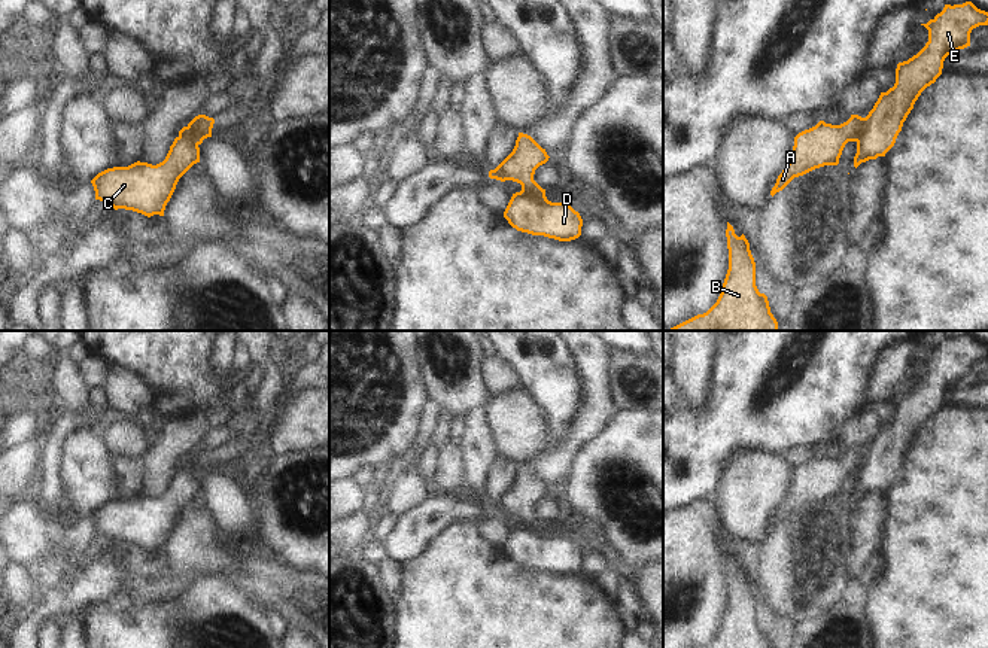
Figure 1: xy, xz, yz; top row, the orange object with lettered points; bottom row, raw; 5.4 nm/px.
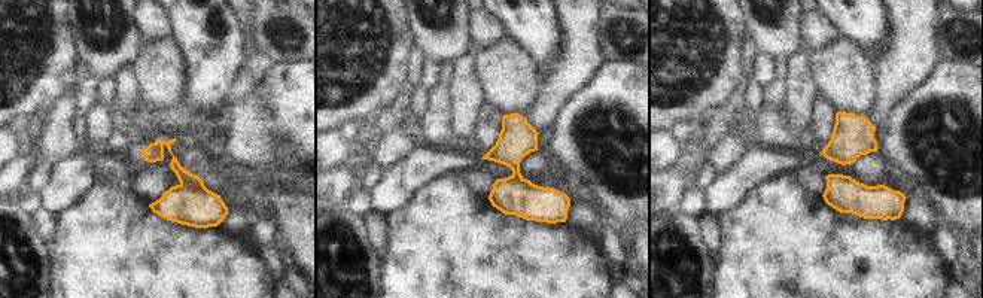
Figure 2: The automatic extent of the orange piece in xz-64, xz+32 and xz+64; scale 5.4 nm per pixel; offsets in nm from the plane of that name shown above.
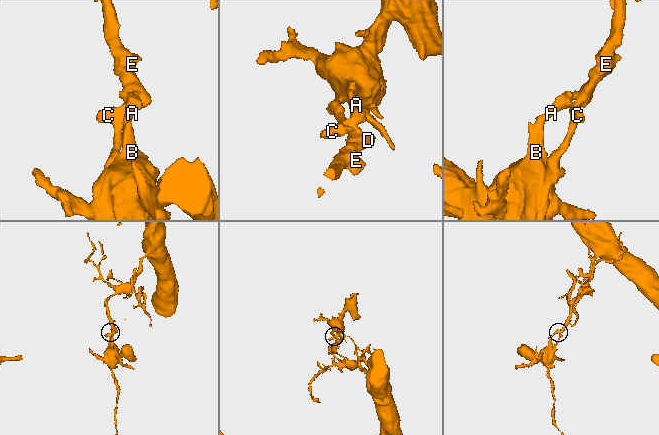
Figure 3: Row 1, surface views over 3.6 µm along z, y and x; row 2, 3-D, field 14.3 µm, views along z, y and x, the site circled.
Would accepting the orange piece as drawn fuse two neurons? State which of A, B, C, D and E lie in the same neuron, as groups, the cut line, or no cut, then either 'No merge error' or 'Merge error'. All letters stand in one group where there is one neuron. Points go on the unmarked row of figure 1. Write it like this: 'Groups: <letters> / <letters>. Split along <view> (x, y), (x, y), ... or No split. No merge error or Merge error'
Groups: A B / C D E. Split along xz (520, 525), (540, 535), (547, 535). Merge error.

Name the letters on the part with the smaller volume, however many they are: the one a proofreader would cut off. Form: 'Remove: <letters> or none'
Remove: A, B.

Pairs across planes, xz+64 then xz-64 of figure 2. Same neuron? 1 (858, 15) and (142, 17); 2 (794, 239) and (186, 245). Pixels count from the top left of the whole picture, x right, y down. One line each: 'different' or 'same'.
1: different
2: same

